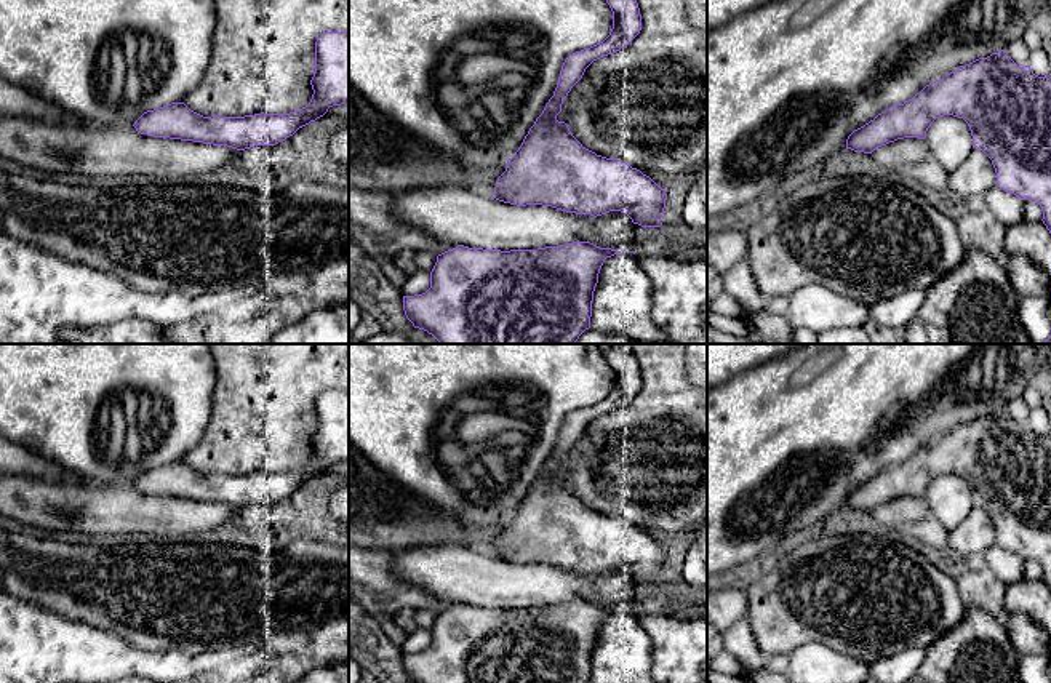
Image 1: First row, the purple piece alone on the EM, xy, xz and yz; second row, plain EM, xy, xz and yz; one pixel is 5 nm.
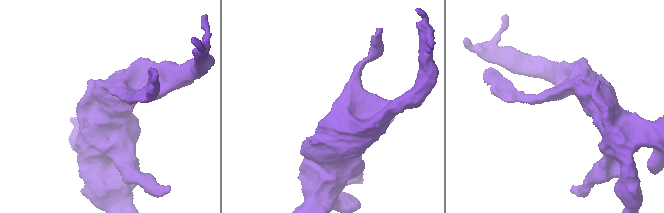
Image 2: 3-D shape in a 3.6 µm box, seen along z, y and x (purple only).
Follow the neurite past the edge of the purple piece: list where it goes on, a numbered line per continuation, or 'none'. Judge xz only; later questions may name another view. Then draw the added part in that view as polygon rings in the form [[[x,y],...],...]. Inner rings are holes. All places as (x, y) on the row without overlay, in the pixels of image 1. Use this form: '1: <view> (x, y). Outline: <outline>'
none

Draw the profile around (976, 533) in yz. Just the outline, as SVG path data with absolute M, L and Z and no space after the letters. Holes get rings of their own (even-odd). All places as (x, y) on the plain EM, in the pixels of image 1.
M977 505L952 531L947 531L947 547L961 555L984 553L997 544L992 518Z

